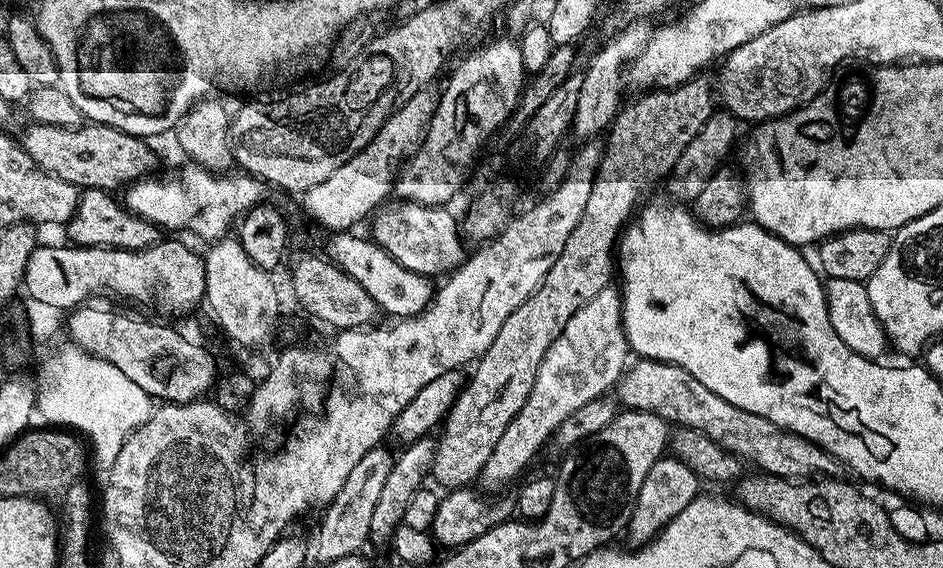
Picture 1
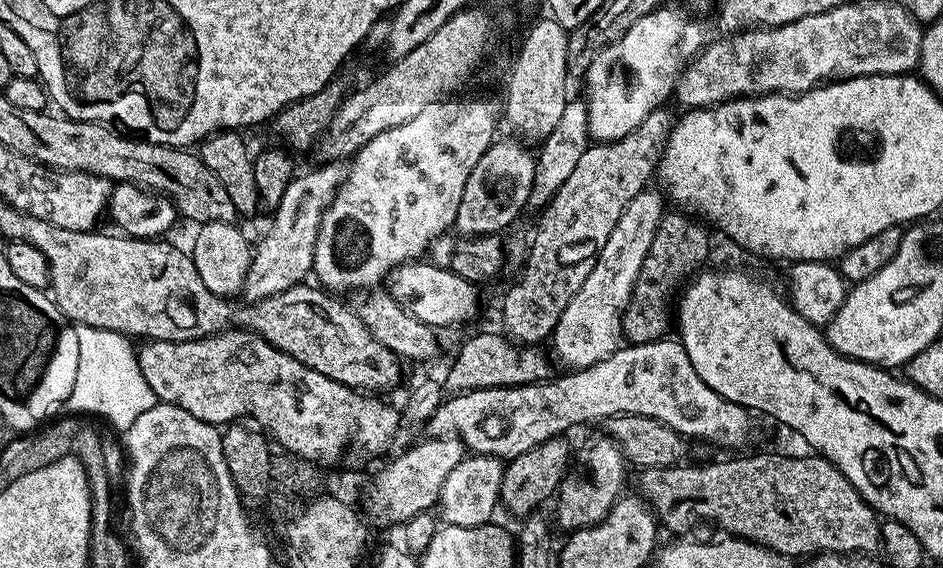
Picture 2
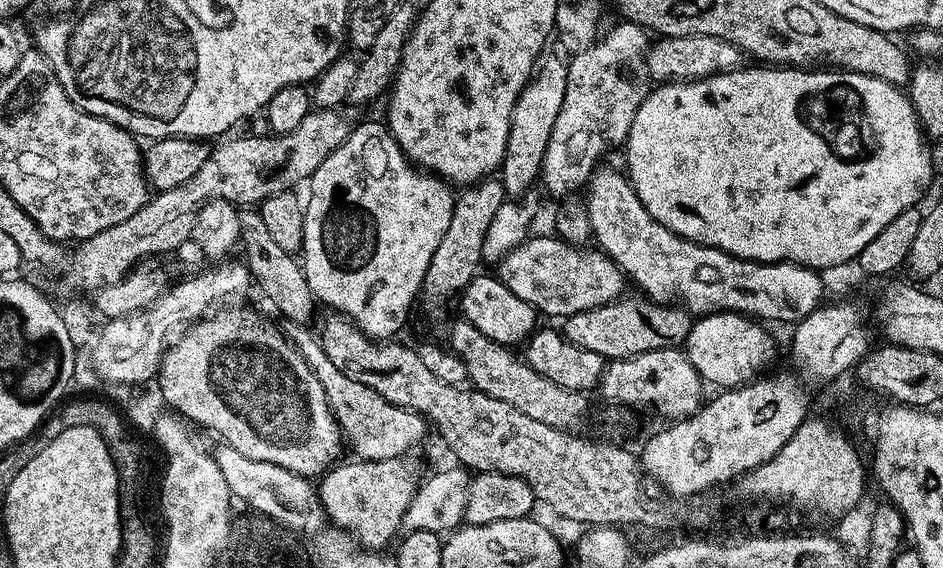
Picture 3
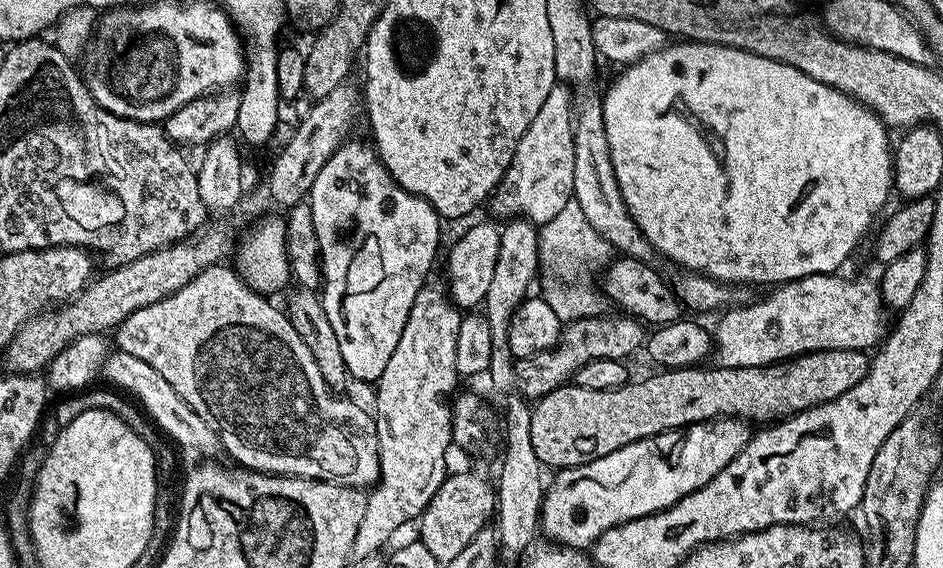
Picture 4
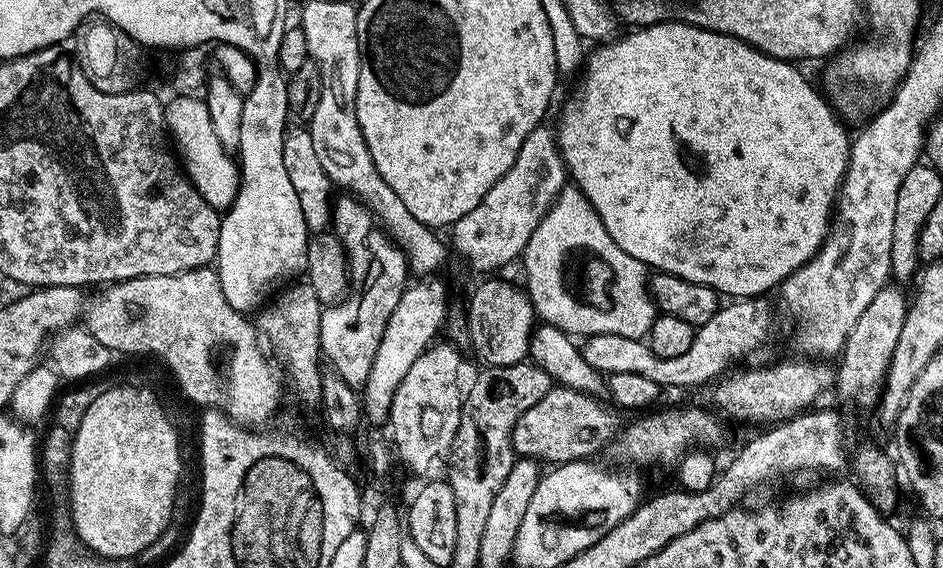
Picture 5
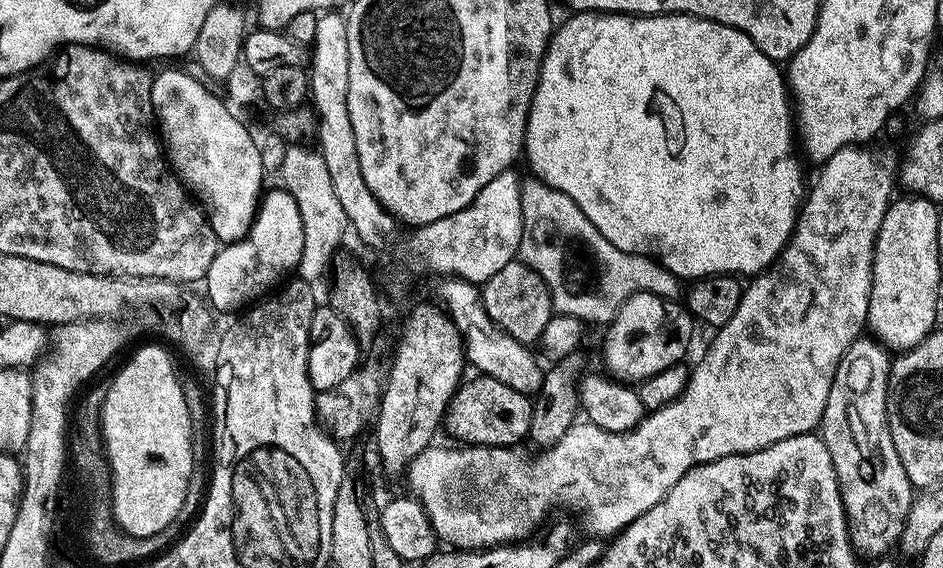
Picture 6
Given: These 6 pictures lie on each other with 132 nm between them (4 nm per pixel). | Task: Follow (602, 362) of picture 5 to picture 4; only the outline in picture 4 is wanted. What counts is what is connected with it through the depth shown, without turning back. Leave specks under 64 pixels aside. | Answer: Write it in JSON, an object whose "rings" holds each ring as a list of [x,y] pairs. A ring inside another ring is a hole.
{"rings":[[[810,274],[797,280],[792,280],[788,284],[781,284],[773,287],[769,296],[764,296],[761,300],[756,300],[753,304],[744,304],[741,308],[731,307],[719,317],[716,328],[714,327],[714,360],[722,368],[767,368],[769,364],[779,364],[785,360],[795,360],[797,356],[804,356],[807,352],[825,352],[826,350],[872,350],[884,340],[886,336],[886,326],[884,330],[884,312],[886,305],[880,285],[875,279],[872,280],[847,280],[844,274]]]}

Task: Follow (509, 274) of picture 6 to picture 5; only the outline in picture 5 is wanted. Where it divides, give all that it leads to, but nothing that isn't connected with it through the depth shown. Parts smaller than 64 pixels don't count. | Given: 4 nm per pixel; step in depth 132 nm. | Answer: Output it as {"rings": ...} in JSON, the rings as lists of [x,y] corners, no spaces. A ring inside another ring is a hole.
{"rings":[[[484,278],[472,292],[472,305],[466,311],[468,338],[473,348],[493,368],[519,364],[528,356],[528,339],[538,323],[532,299],[523,287],[515,288],[508,280]]]}

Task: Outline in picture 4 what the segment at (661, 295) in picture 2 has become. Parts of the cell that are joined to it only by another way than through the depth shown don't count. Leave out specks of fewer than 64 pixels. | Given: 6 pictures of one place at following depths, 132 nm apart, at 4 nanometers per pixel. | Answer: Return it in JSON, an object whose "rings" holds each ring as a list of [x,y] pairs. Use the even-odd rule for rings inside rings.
{"rings":[[[605,314],[574,320],[563,325],[560,343],[542,350],[531,360],[516,360],[516,387],[521,396],[535,402],[541,396],[561,388],[563,384],[575,381],[578,370],[586,362],[598,362],[598,358],[614,358],[627,361],[646,344],[646,328],[635,316],[627,314]]]}

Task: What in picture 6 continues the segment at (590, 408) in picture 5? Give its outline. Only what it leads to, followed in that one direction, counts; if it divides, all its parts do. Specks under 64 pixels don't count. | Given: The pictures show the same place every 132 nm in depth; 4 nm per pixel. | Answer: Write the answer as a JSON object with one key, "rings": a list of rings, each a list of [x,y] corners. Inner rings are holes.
{"rings":[[[479,374],[473,377],[473,380],[465,379],[448,401],[446,415],[442,420],[443,427],[448,427],[449,434],[456,442],[493,446],[519,445],[523,441],[520,439],[532,431],[533,401],[525,393],[510,390],[510,386],[502,386],[502,382],[494,378]]]}

